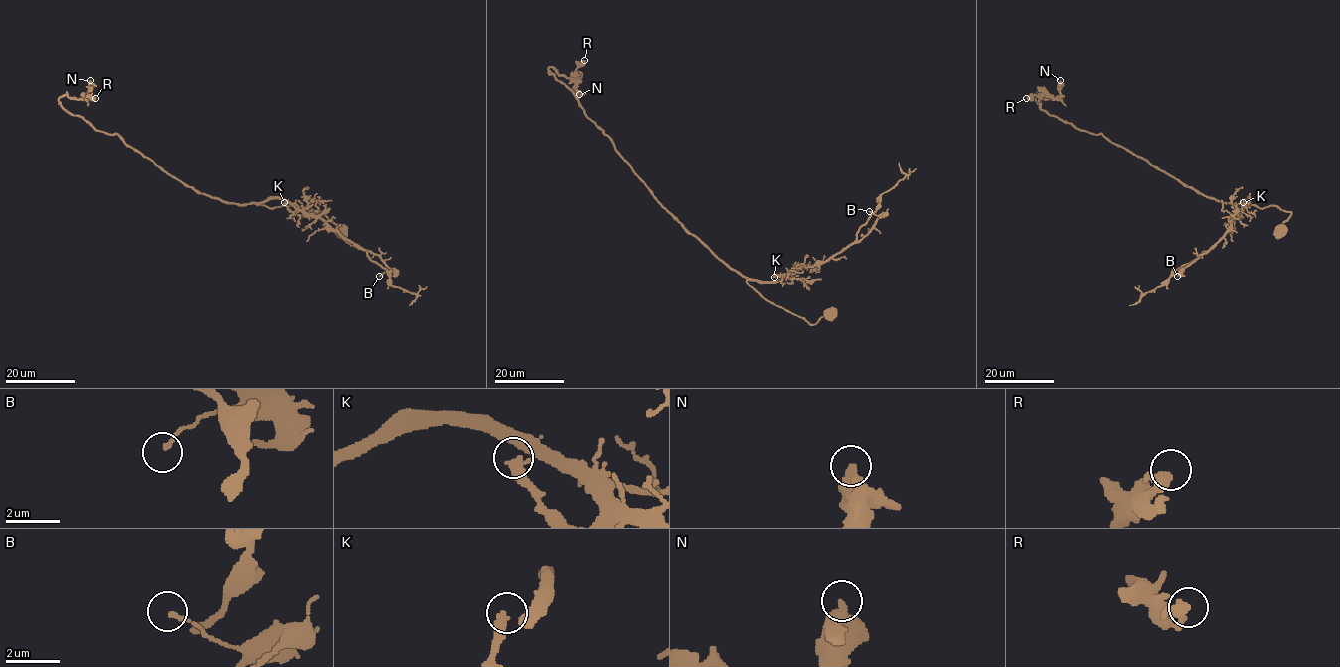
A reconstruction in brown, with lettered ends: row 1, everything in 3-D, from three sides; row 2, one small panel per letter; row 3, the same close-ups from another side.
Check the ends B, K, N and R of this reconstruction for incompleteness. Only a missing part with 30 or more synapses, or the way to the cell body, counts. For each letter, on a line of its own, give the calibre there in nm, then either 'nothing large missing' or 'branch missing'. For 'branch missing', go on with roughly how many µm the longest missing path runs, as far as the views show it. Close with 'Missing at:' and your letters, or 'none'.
B: 130 nm | nothing large missing
K: 280 nm | nothing large missing
N: 460 nm | nothing large missing
R: 400 nm | nothing large missing
Missing at: none

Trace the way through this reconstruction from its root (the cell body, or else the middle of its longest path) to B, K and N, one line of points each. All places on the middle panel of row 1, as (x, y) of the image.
B: (832, 313), (808, 324), (747, 281), (778, 281), (826, 262), (872, 228), (878, 217), (869, 211)
K: (832, 313), (808, 324), (765, 300), (747, 282), (748, 279), (779, 281), (785, 276), (774, 277)
N: (832, 313), (808, 324), (765, 300), (661, 204), (549, 68), (571, 78), (579, 94)

